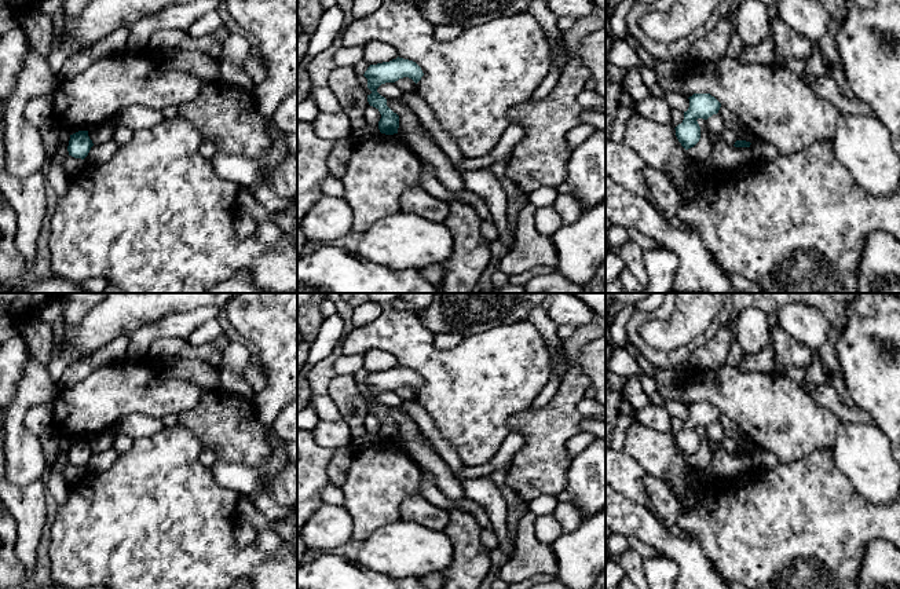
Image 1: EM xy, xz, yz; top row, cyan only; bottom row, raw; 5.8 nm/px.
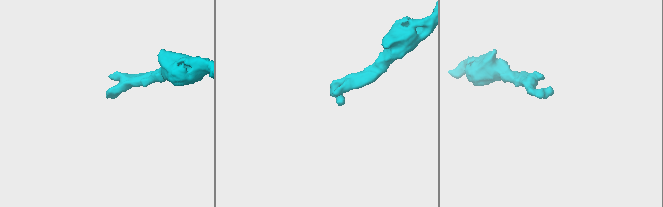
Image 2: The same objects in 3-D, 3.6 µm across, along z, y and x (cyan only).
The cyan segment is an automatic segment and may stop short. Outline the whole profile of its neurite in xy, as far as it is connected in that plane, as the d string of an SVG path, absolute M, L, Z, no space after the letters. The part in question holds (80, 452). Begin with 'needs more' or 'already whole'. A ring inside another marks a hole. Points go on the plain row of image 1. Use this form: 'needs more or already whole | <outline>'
already whole | M78 439L70 443L67 460L69 464L84 468L88 464L92 454L94 451L88 445L88 439Z

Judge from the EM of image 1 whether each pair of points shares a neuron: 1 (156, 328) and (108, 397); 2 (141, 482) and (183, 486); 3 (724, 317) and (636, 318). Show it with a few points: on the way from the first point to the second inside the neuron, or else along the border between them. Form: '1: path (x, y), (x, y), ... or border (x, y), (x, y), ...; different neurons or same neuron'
1: border (146, 355), (139, 359), (127, 359); different neurons
2: path (152, 486), (172, 486); same neuron
3: path (697, 341), (681, 355), (652, 355), (643, 346); same neuron

